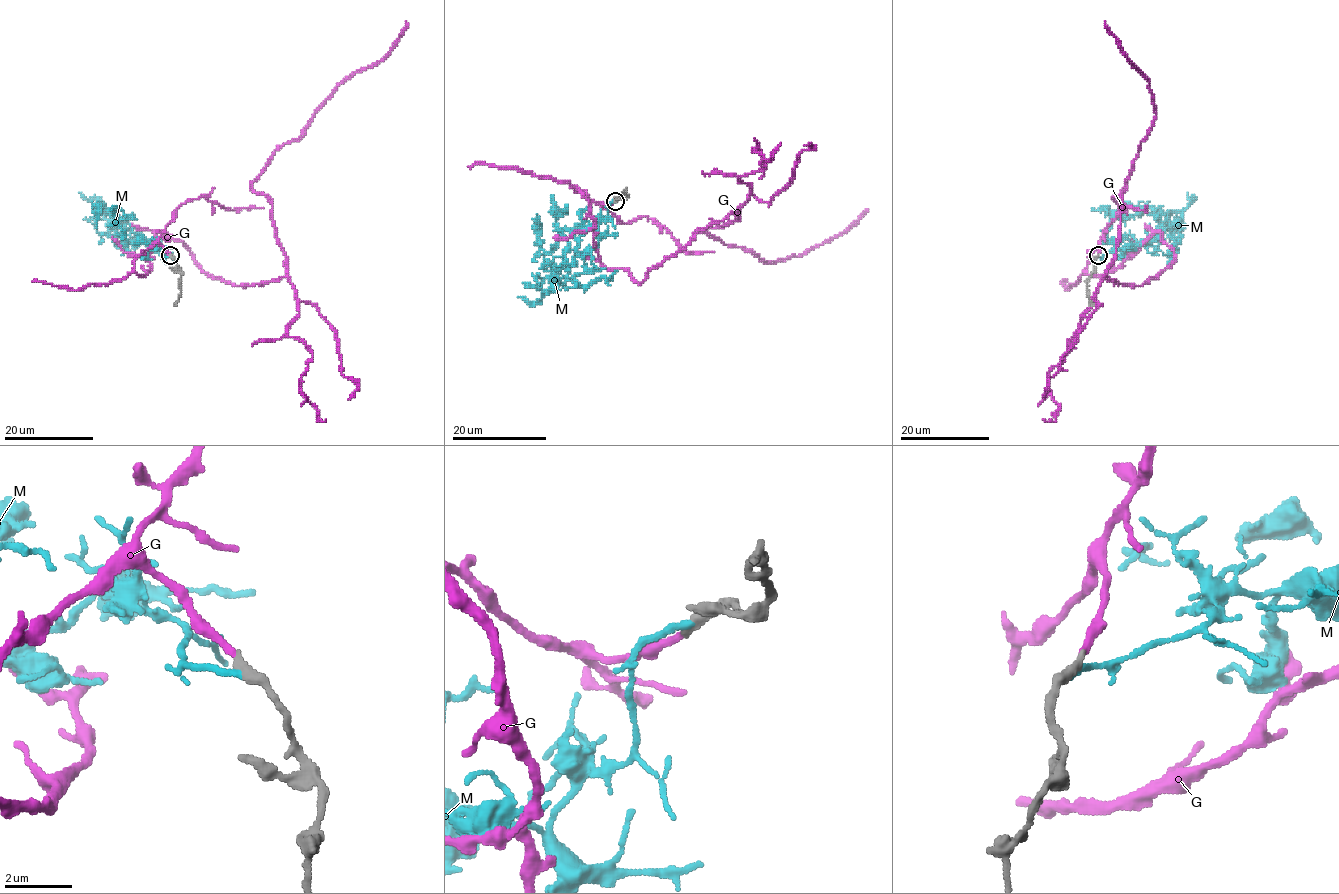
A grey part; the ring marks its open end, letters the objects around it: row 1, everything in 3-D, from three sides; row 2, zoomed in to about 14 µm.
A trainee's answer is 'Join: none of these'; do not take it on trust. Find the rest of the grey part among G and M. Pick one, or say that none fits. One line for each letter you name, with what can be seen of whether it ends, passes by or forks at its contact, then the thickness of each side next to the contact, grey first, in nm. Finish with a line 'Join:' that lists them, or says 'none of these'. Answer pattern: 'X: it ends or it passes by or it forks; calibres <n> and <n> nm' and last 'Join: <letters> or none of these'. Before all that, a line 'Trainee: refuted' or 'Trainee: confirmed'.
Trainee: refuted
G: it ends; calibres 320 and 200 nm
Join: G

